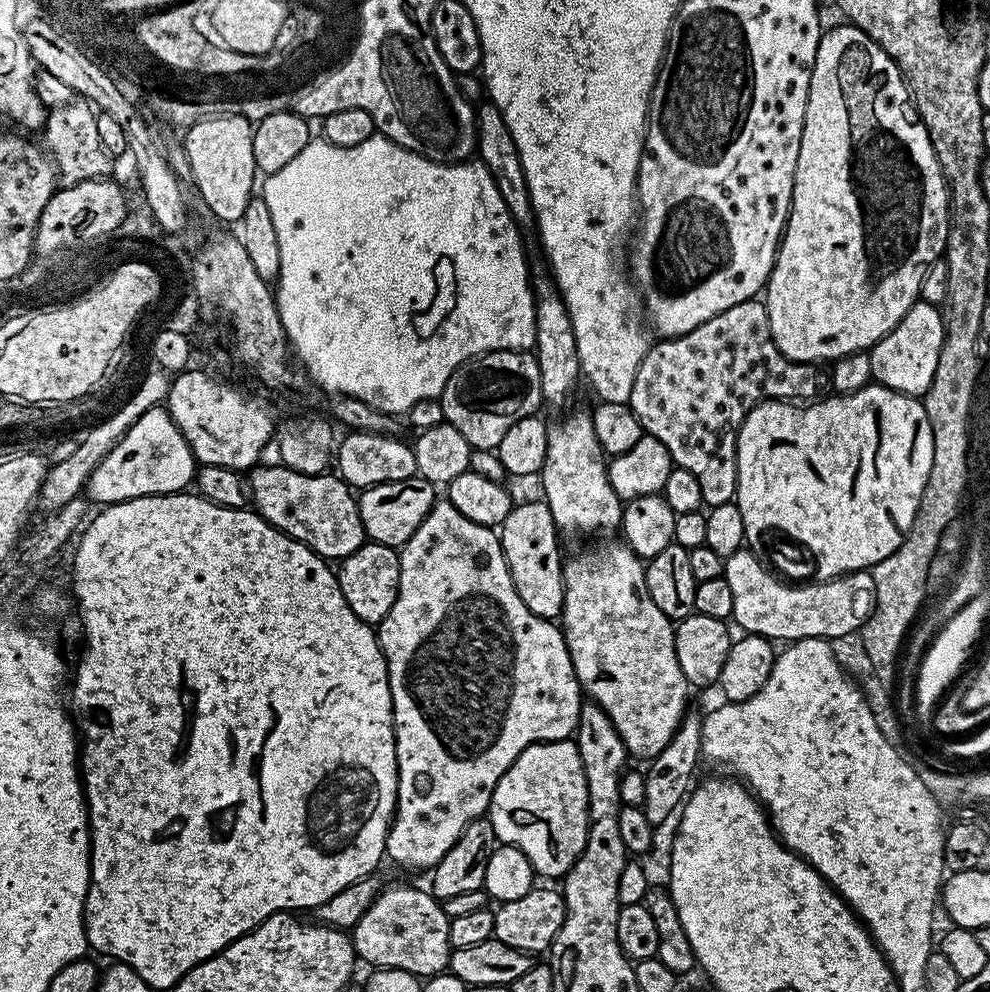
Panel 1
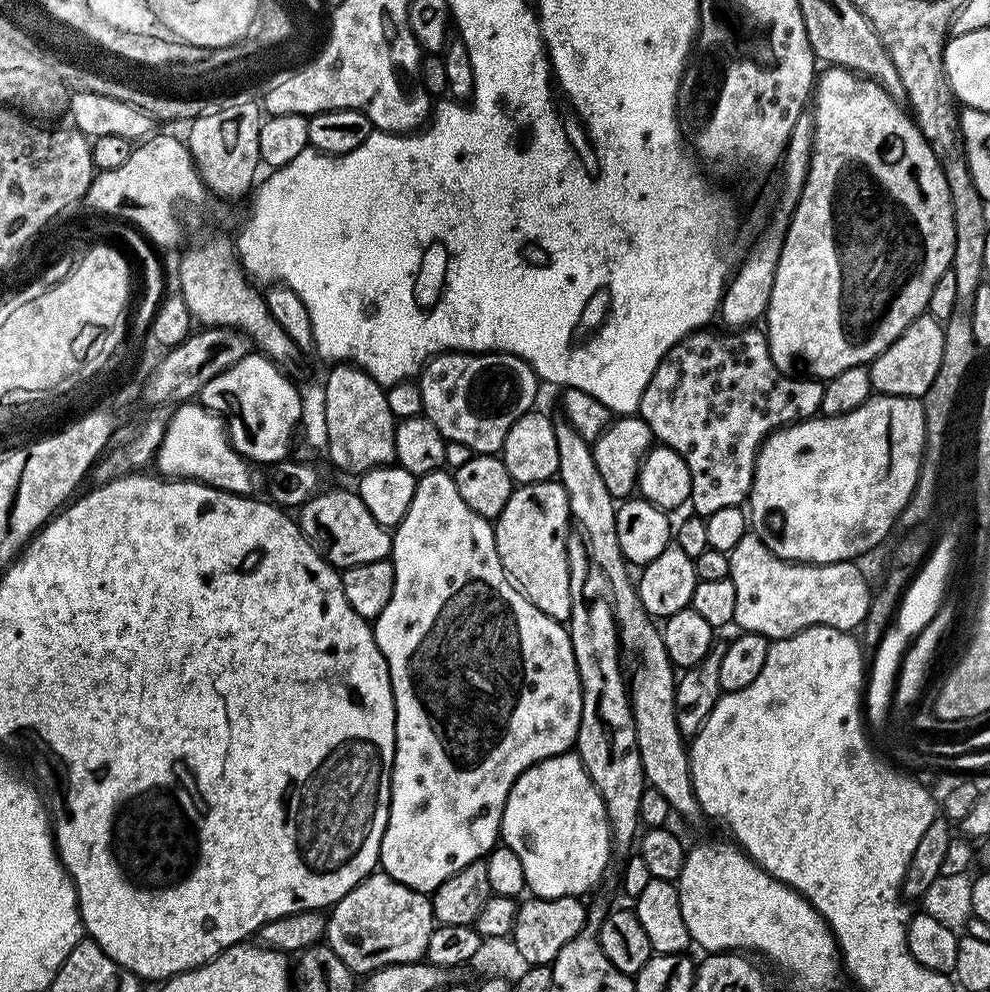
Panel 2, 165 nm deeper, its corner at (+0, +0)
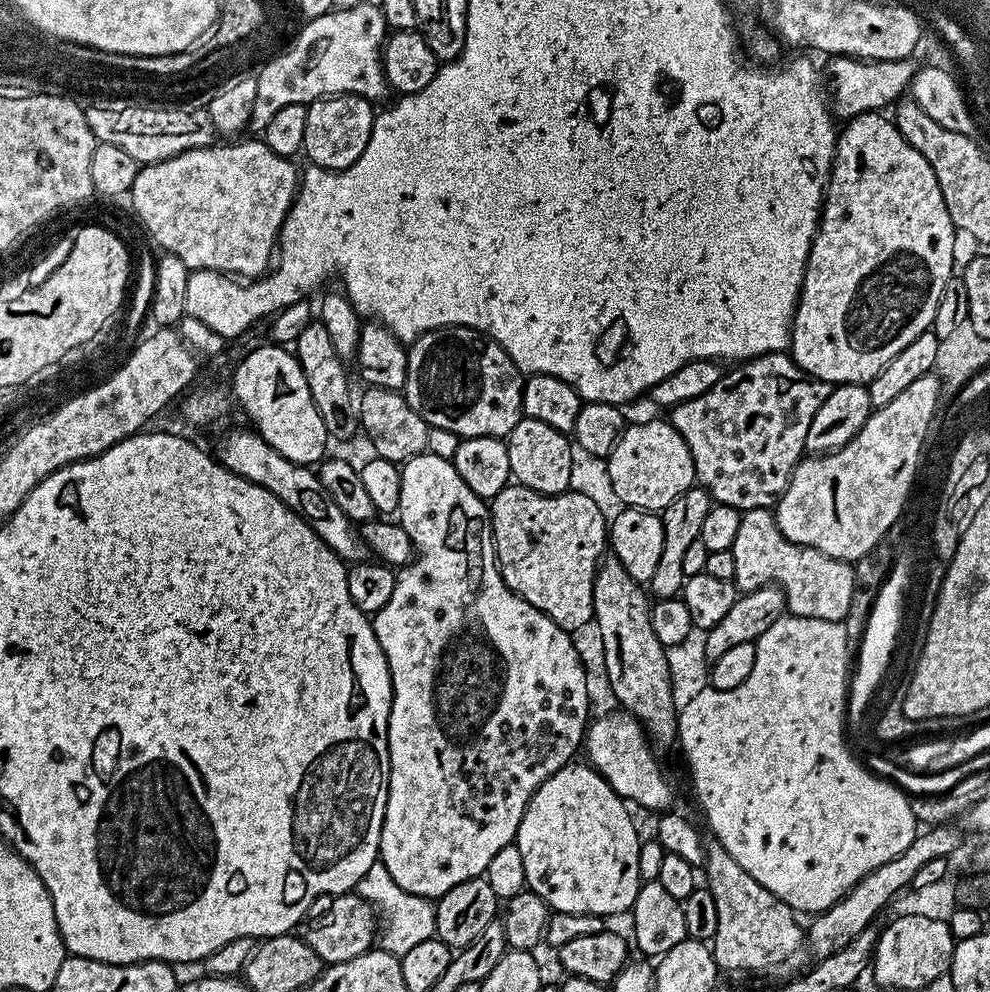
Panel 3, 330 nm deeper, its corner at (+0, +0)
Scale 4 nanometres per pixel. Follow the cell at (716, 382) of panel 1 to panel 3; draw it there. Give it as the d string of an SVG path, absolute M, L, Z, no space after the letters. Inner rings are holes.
M787 351L755 356L752 360L737 363L729 368L732 369L729 372L727 369L721 375L720 380L714 382L714 386L710 386L710 390L706 390L706 394L702 394L698 398L690 398L688 402L682 402L676 408L671 409L670 423L676 427L678 434L682 434L682 438L690 450L690 458L694 462L694 470L696 471L695 483L703 488L715 503L736 508L741 514L759 508L772 510L775 509L776 503L780 500L780 495L788 488L792 471L805 455L804 443L806 442L806 434L810 430L810 422L814 422L814 414L818 414L818 406L822 406L822 402L826 402L826 398L832 393L833 385L818 379L817 376L811 376L809 372L803 372L792 361L791 355Z

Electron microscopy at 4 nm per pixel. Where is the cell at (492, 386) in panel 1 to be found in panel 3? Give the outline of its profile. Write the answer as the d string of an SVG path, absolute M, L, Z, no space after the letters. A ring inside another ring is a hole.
M435 328L411 341L408 348L408 369L402 394L429 428L450 430L461 438L479 436L508 437L522 419L522 390L525 377L516 363L504 353L502 346L473 328Z

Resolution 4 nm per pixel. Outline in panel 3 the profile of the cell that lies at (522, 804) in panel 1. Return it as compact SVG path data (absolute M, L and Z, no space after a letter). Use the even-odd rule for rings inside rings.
M573 762L562 766L562 770L550 774L550 778L546 778L546 782L542 782L542 786L538 786L538 790L532 795L530 802L526 806L526 814L522 814L522 822L516 831L514 843L518 854L522 854L522 870L526 870L525 885L527 885L531 892L538 894L544 899L552 912L590 914L591 916L611 918L611 916L618 915L619 912L627 913L634 906L642 883L638 874L638 850L642 843L642 836L636 833L636 824L632 821L628 808L629 805L620 799L619 794L610 787L608 781L595 768L584 762L581 762L581 764Z

